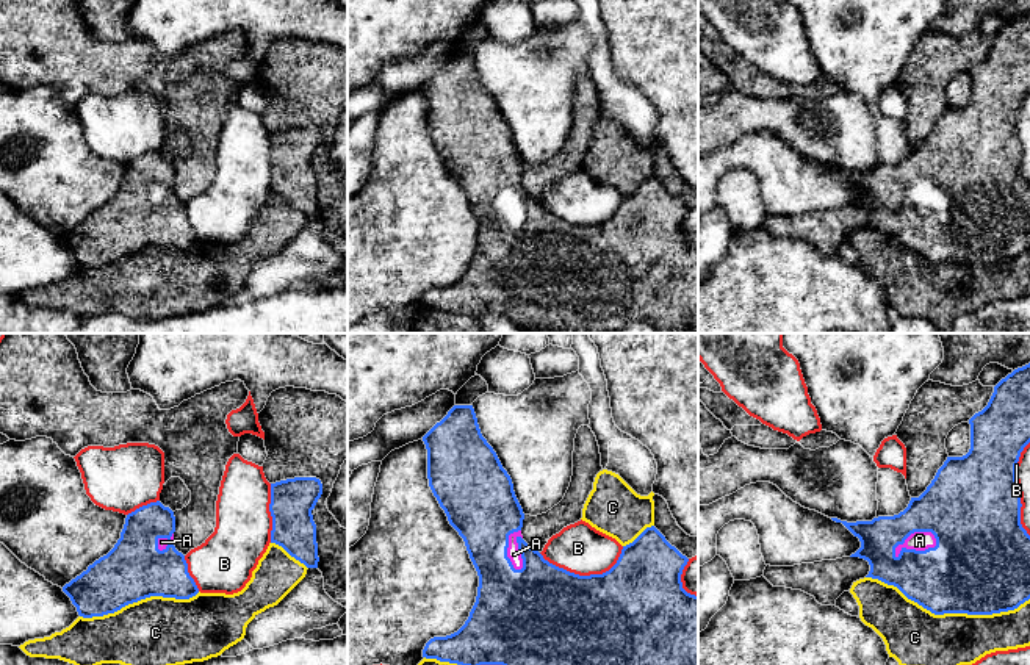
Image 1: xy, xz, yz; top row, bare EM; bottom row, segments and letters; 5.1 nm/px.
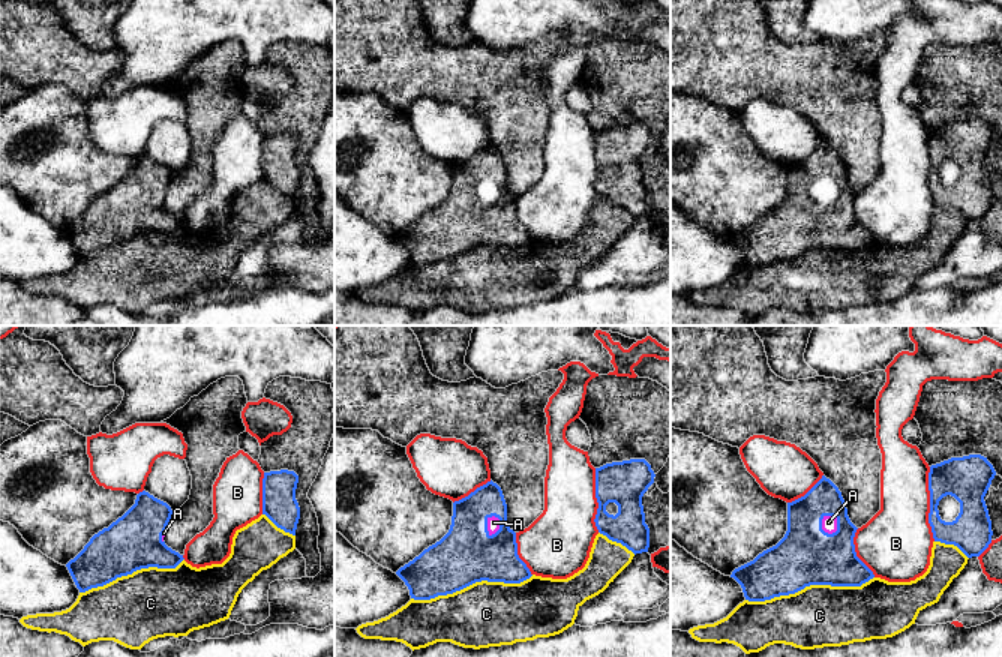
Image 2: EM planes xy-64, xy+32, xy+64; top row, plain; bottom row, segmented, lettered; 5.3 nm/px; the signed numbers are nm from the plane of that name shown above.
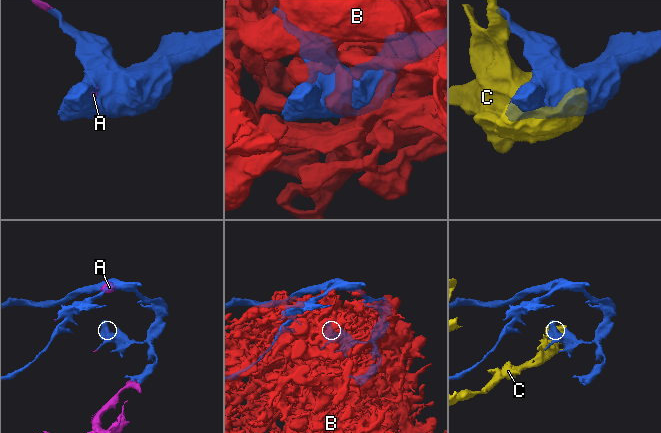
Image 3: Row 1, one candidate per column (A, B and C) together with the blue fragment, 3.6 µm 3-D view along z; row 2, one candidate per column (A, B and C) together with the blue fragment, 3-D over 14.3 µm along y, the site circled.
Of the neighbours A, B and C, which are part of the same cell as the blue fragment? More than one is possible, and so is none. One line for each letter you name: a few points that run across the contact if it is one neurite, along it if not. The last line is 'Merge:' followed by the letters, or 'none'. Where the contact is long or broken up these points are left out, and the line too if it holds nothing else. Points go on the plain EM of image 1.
Merge: A

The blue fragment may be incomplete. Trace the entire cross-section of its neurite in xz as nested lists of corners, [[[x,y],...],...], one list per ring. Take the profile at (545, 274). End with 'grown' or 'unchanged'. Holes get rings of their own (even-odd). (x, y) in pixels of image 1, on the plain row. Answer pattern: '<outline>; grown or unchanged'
[[[454,55],[448,64],[423,86],[423,91],[427,99],[429,136],[445,160],[449,174],[463,188],[479,225],[476,252],[465,274],[451,285],[430,288],[423,299],[423,307],[470,318],[502,315],[523,333],[615,333],[618,329],[625,329],[628,324],[637,321],[653,325],[657,333],[698,333],[698,246],[687,243],[681,232],[681,224],[689,208],[672,196],[654,175],[646,177],[632,192],[623,196],[617,213],[609,221],[590,225],[570,222],[545,210],[538,200],[523,189],[521,177],[524,163],[515,146],[512,128],[502,117],[493,97],[482,86],[473,55]]]; grown

